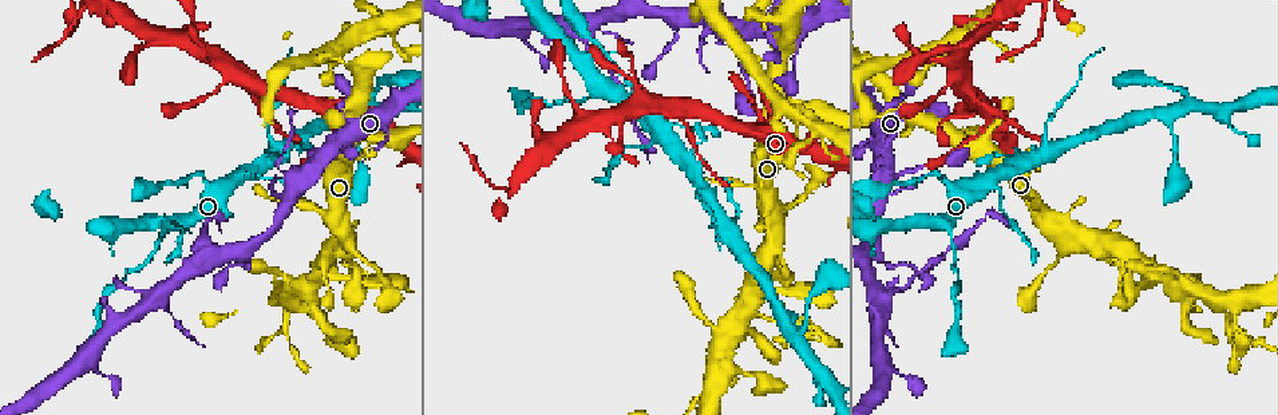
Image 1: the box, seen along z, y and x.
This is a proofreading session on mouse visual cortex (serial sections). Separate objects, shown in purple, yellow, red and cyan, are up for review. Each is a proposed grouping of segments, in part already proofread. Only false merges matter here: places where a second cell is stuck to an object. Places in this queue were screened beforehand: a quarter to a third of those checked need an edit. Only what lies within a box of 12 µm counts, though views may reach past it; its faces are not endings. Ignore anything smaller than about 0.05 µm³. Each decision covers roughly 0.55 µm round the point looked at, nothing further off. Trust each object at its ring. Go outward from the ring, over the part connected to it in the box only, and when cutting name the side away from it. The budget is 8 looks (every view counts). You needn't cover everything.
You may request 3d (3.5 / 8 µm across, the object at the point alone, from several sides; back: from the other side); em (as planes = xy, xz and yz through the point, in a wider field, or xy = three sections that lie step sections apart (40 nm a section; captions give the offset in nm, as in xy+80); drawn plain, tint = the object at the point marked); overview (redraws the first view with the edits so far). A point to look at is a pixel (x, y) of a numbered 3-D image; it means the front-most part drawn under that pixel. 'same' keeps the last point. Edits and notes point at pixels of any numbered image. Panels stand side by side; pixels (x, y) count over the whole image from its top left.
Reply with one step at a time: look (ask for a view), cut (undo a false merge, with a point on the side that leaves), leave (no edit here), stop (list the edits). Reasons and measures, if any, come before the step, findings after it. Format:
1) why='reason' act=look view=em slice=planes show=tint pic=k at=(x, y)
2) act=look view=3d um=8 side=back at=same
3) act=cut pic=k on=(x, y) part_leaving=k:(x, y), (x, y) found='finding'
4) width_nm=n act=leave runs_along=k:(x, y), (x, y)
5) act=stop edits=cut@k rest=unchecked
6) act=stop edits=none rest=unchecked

why='sudden change in width' act=look view=3d um=3.5 pic=1 at=(256, 94)

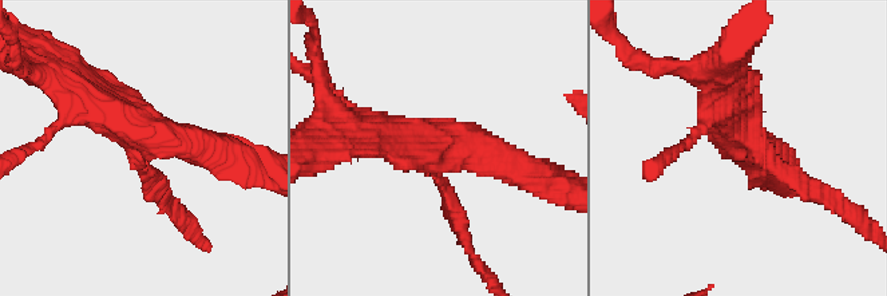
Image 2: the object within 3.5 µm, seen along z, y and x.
arms=3 arm_widths_nm=200,400,450 why='need the tissue' act=look view=em slice=xy step=2 show=tint pic=2 at=(129, 145)

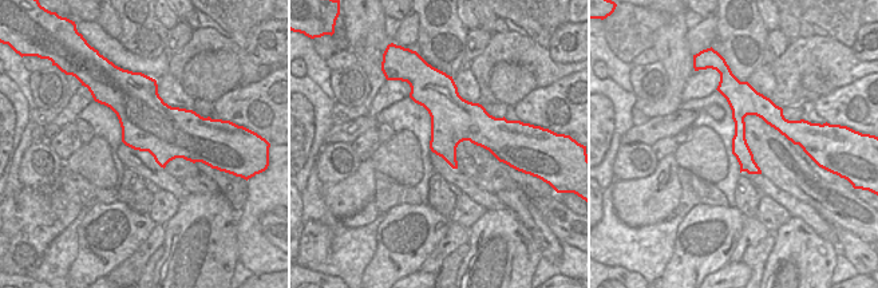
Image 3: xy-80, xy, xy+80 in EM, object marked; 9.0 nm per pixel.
act=leave runs_along=2:(740, 139), (819, 189) found='one cell here'

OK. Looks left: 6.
why='narrows sharply' act=look view=3d um=3.5 pic=1 at=(618, 119)

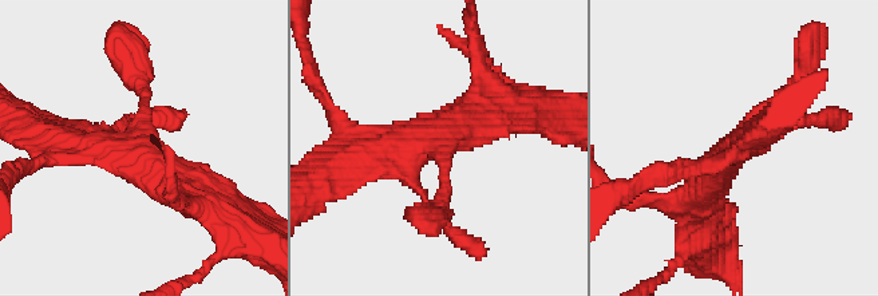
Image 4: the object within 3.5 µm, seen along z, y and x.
act=leave runs_along=4:(209, 206), (139, 153), (52, 137) found='continuous, no second cell'

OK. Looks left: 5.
why='sudden change in width' act=look view=3d um=3.5 pic=1 at=(985, 21)

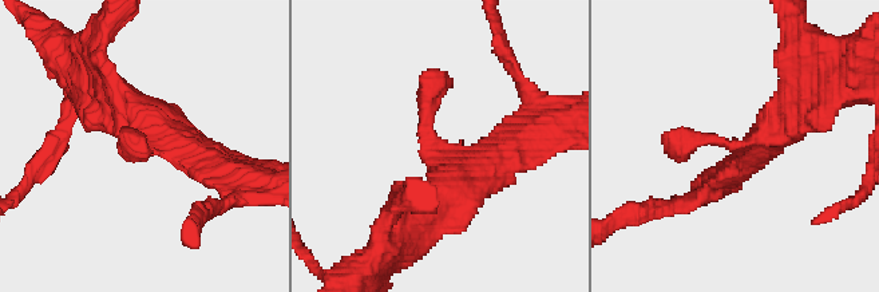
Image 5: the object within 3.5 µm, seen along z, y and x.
act=look view=em slice=planes show=tint pic=5 at=(431, 156)

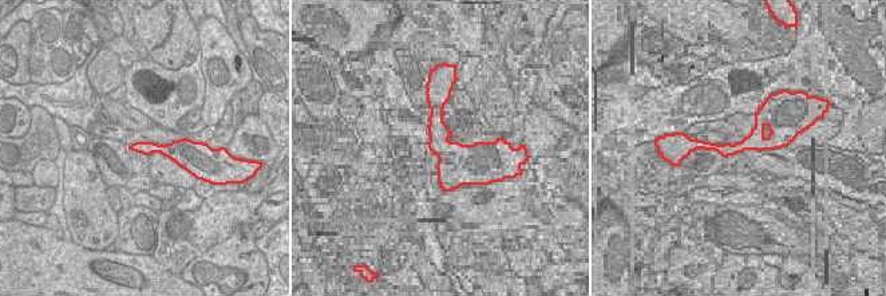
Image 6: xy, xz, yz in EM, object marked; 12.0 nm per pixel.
act=look view=em slice=xy step=5 show=tint at=same

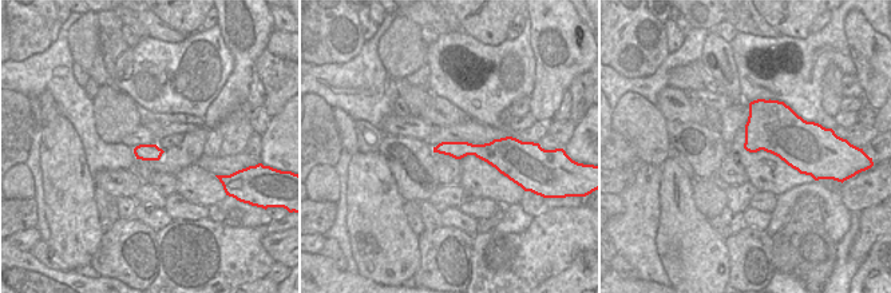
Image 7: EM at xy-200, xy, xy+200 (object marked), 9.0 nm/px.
act=leave runs_along=5:(497, 158), (460, 182), (427, 152), (443, 75) found='all the same cell'

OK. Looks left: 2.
act=stop edits=none rest=unchecked

